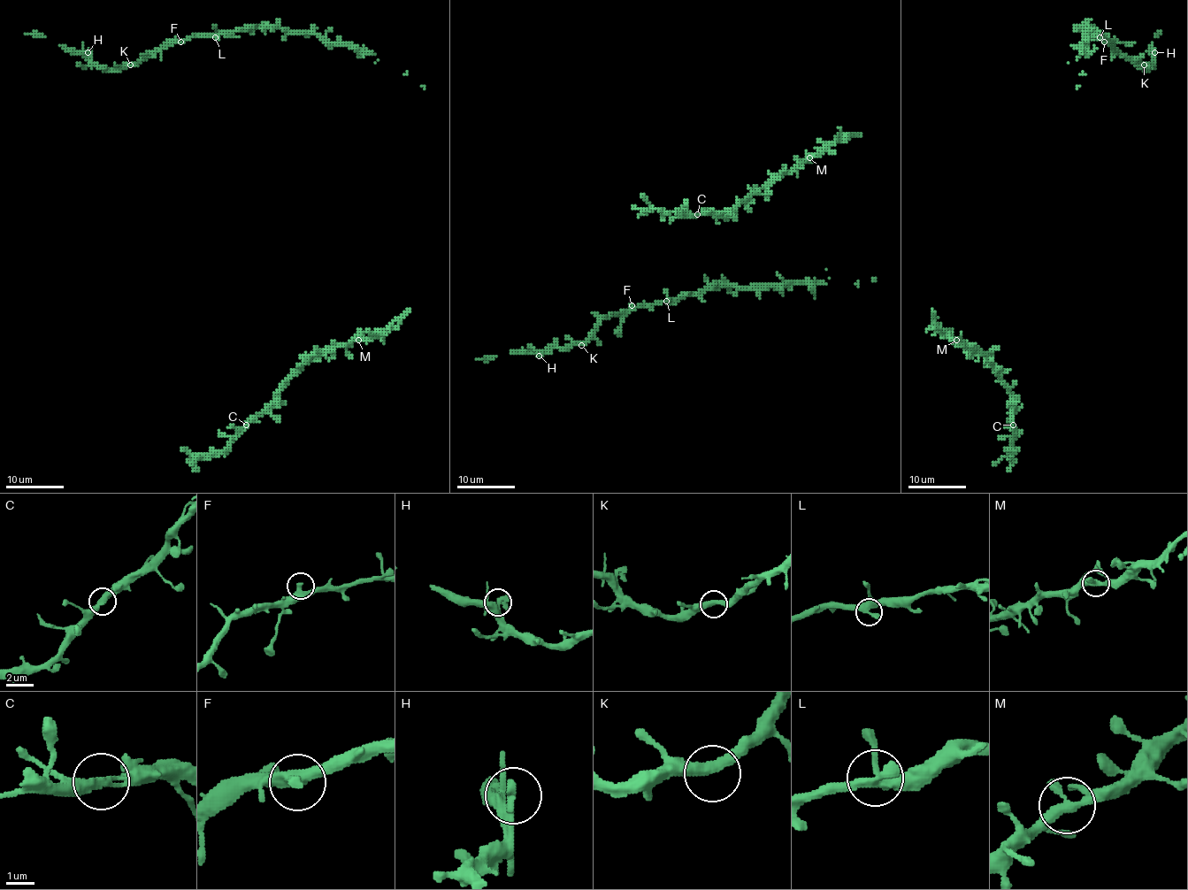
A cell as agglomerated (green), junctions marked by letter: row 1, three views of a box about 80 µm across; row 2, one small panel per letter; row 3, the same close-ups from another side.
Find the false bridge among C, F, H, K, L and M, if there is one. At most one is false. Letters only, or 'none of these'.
none of these

